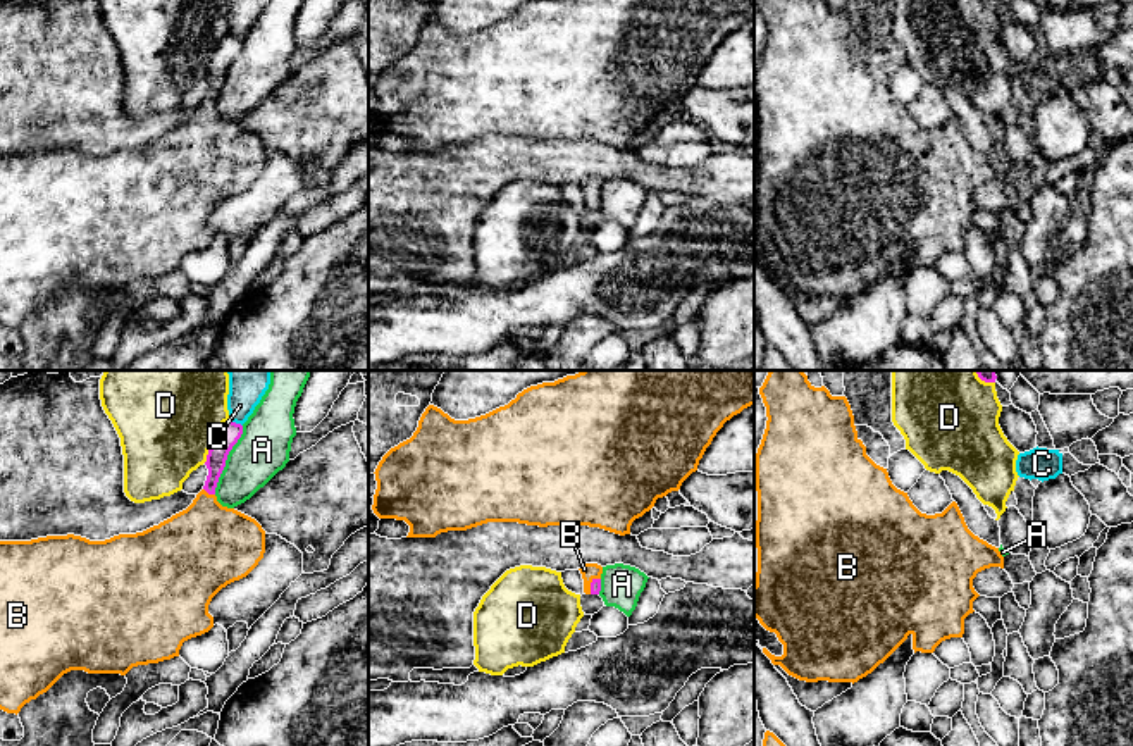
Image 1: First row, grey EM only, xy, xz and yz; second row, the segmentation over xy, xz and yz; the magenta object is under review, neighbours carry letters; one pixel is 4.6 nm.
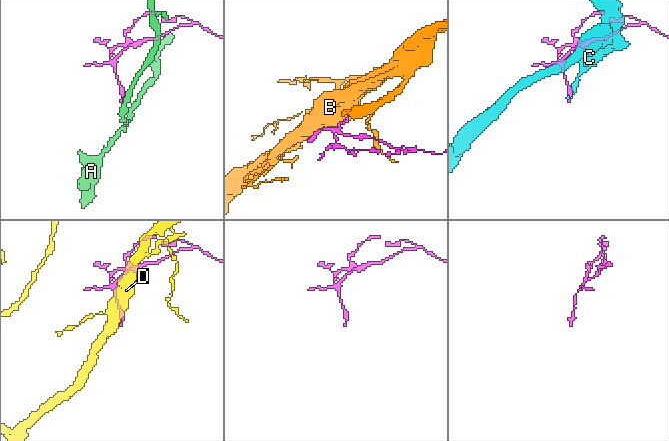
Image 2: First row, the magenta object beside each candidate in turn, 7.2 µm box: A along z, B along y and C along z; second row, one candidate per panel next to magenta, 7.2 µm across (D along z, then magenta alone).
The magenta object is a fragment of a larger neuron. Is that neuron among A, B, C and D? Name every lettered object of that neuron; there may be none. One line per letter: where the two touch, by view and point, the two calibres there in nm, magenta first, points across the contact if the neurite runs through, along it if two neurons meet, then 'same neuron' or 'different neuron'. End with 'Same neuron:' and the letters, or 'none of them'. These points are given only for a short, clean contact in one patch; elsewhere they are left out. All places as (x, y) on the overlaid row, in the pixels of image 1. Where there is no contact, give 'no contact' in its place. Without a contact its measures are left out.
A: meets magenta in xy at (226, 459); 110 nm thick on the magenta side, 240 nm on the other; border along xy (243, 426), (243, 433), (228, 455), (214, 493); different neuron
B: meets magenta in xy at (209, 493); 100 nm thick on the magenta side, 400 nm on the other; runs through xy (222, 441), (209, 493), (205, 547); same neuron
C: meets magenta in xy at (235, 422); 110 nm thick on the magenta side, 190 nm on the other; border along xy (229, 419), (241, 426); different neuron
D: meets magenta in xy at (212, 441); 110 nm thick on the magenta side, 480 nm on the other; different neuron
Same neuron: B

